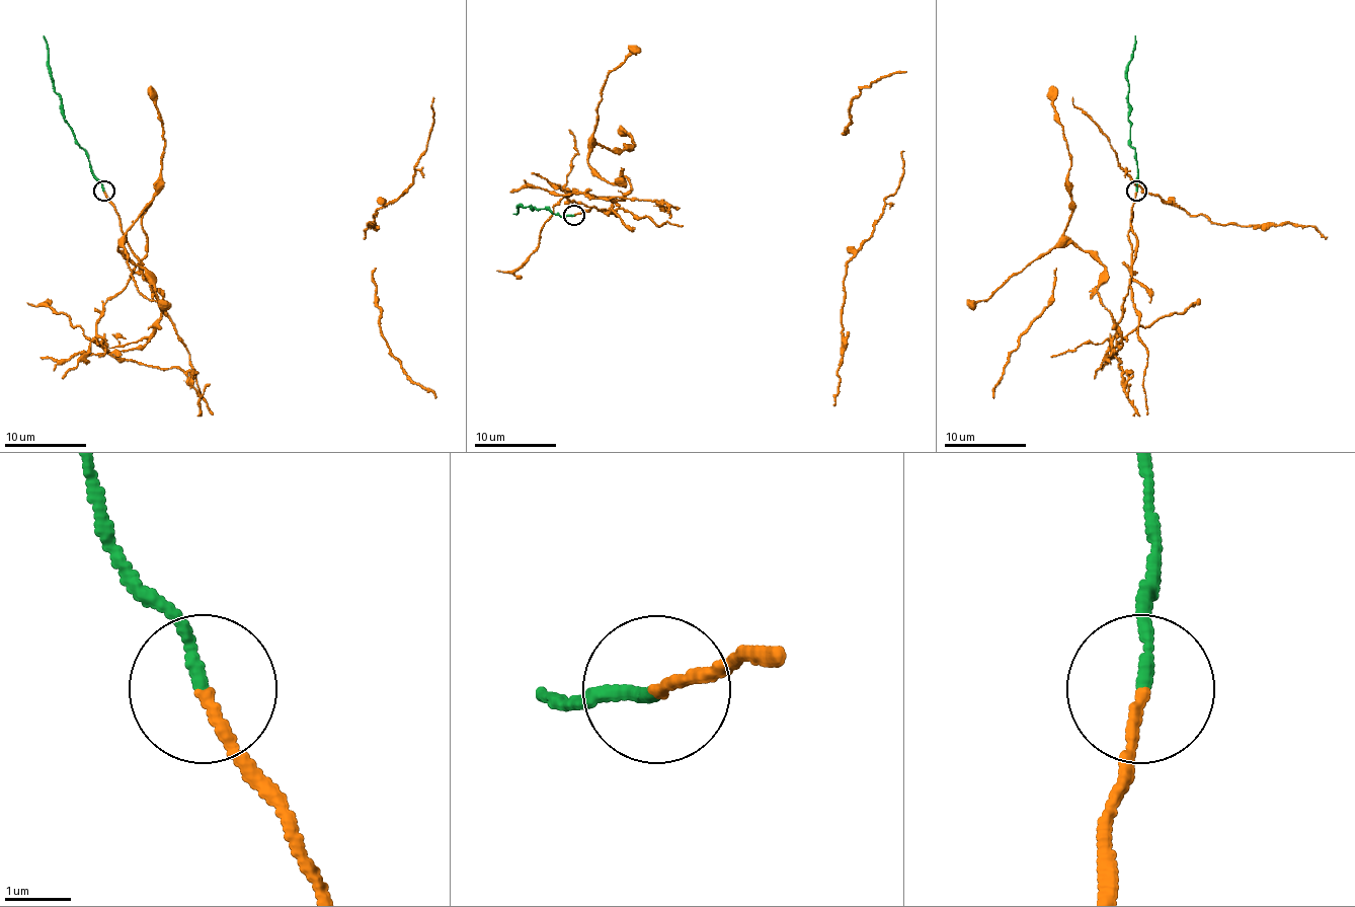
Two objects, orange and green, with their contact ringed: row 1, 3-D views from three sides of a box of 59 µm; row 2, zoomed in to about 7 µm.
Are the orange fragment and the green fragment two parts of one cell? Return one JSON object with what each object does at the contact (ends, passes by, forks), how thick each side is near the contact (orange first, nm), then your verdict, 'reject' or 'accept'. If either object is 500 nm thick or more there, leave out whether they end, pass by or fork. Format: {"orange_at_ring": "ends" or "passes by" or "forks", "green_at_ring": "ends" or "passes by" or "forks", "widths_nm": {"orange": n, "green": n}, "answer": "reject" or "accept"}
{"orange_at_ring": "ends", "green_at_ring": "ends", "widths_nm": {"orange": 150, "green": 180}, "answer": "reject"}

